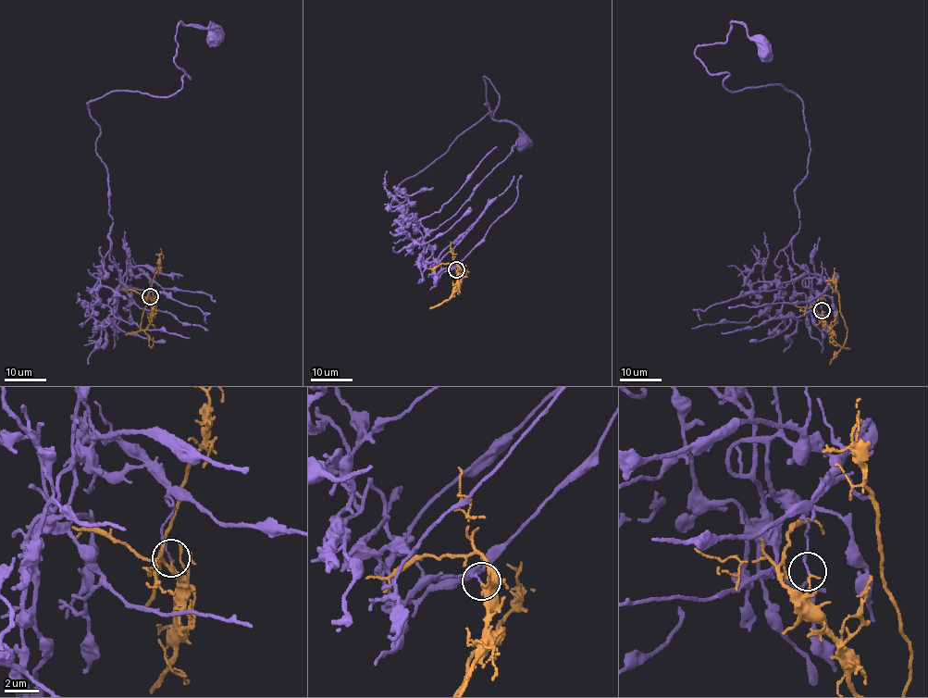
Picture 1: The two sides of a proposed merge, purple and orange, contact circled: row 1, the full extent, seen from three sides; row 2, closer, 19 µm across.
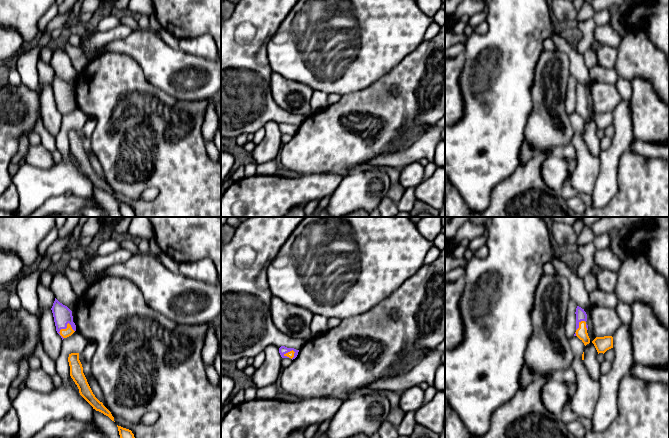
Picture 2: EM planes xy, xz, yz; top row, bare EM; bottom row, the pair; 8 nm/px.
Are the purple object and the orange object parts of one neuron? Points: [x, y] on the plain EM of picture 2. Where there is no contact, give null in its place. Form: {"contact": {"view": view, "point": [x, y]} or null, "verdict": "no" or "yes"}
{"contact": {"view": "xy", "point": [61, 104]}, "verdict": "no"}

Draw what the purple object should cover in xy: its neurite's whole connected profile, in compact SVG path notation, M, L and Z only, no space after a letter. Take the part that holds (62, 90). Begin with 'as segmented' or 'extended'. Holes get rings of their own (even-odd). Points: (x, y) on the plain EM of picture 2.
as segmented; M56 74L51 84L54 98L56 102L56 107L60 111L61 105L66 105L69 99L74 107L76 107L76 101L73 98L72 87L62 79L60 79Z

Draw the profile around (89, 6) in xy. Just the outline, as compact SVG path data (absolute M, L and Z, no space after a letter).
M84 0L81 5L81 10L93 14L101 4L102 0Z

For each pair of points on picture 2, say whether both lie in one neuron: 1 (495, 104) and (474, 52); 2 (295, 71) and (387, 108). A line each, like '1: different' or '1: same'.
1: same
2: different

